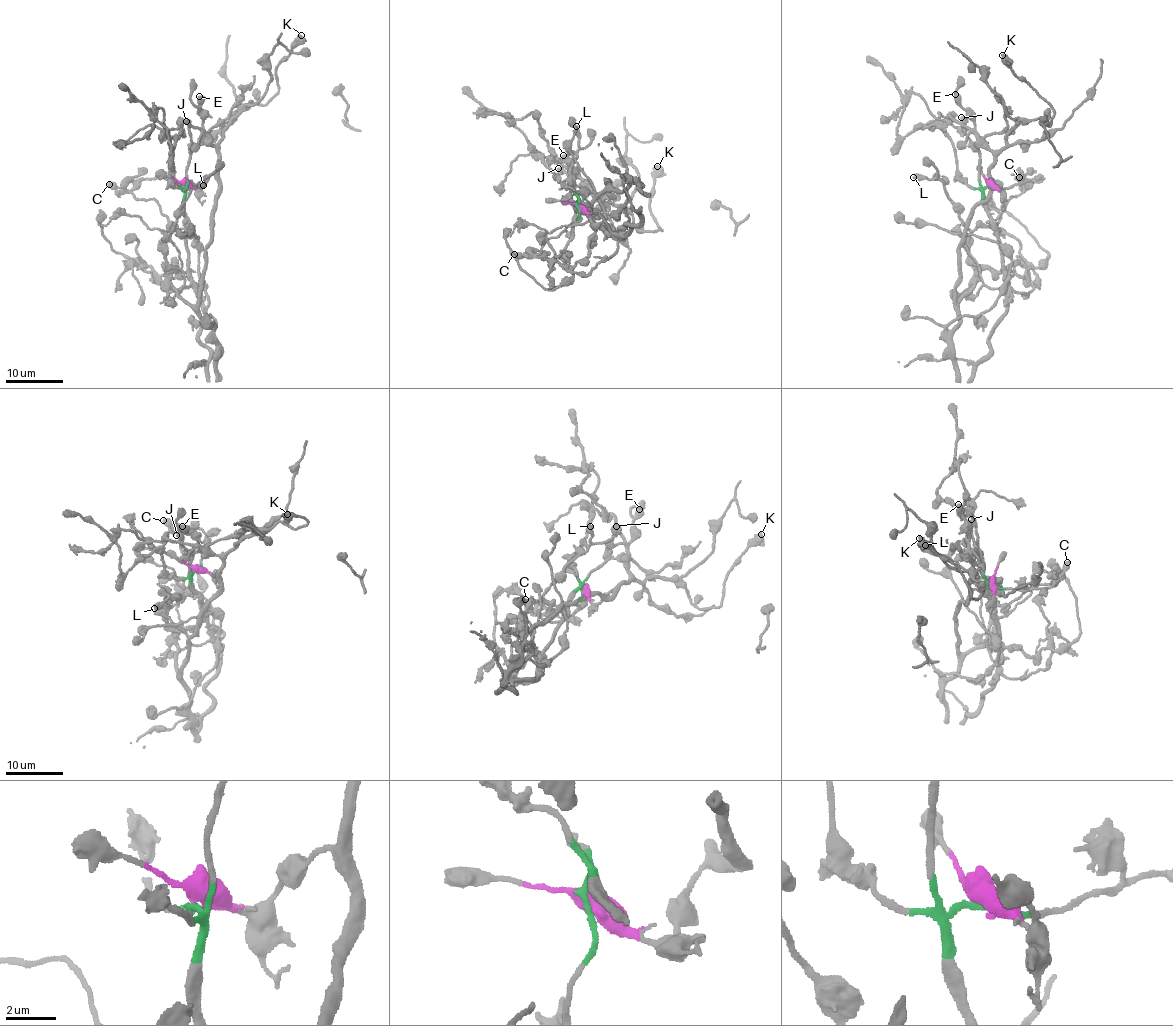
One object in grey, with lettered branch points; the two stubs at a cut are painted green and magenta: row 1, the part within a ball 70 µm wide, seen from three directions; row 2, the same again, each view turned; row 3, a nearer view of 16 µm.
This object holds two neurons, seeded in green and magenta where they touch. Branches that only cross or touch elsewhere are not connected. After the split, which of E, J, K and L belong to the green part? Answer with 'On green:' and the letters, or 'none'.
On green: J

